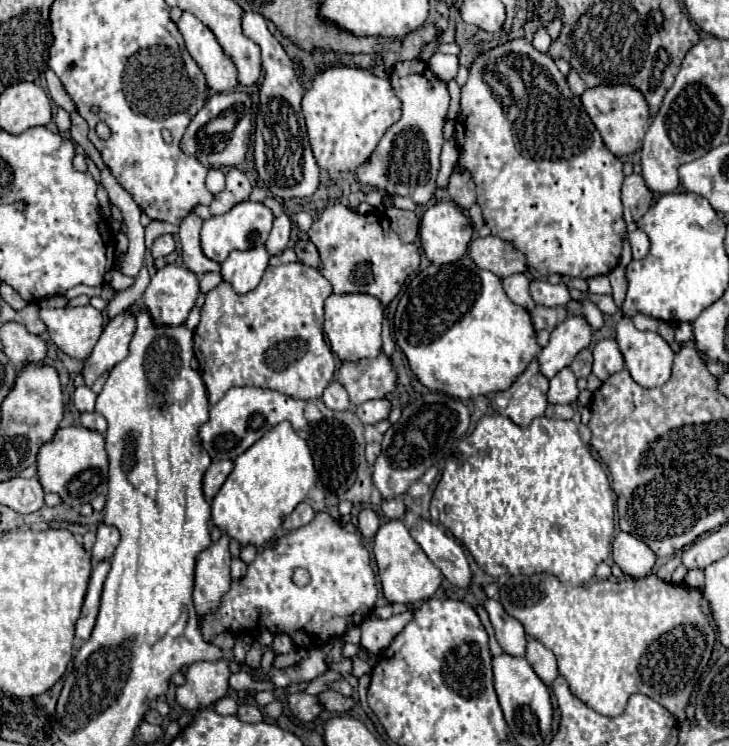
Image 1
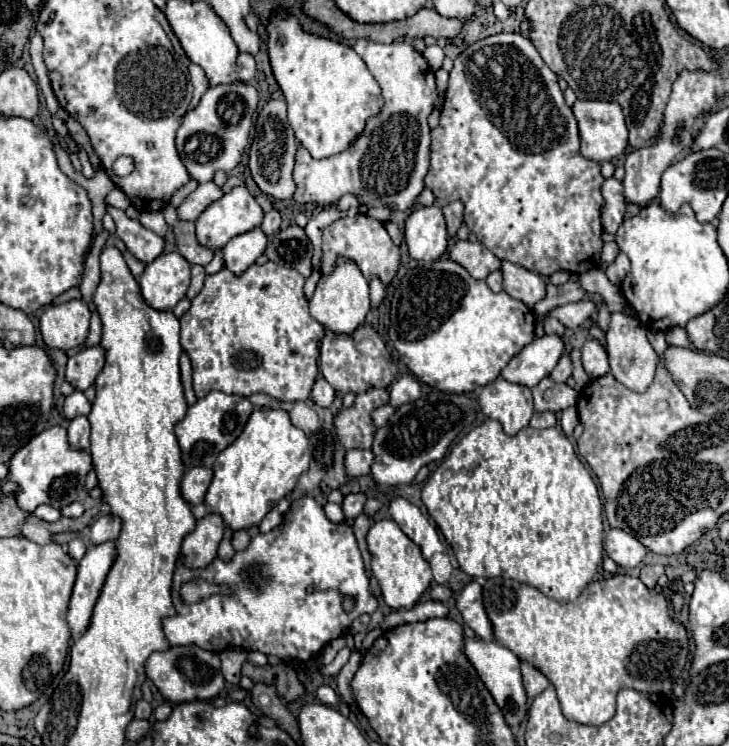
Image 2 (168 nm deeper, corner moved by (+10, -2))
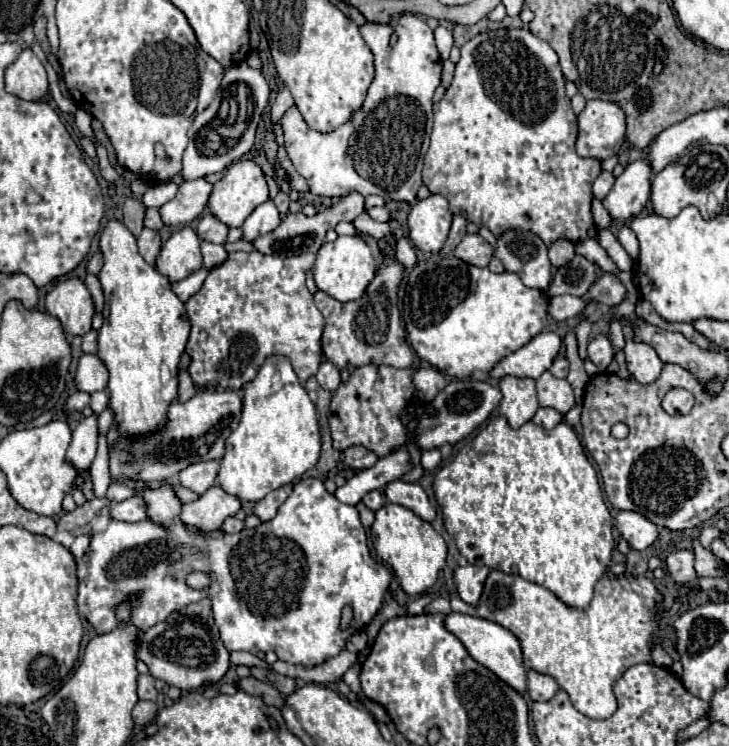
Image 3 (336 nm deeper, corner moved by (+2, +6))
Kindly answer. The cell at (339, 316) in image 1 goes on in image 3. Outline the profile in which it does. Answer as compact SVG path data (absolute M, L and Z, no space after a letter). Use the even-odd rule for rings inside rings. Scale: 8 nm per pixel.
M338 235L336 241L326 241L318 249L316 261L312 265L316 287L330 293L338 301L354 301L354 297L362 297L362 289L366 289L366 285L374 279L374 271L376 259L372 255L372 247L362 235Z

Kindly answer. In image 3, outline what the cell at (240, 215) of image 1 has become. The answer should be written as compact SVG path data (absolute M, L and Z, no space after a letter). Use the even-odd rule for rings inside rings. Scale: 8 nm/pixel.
M242 159L242 161L234 161L228 167L228 171L224 173L224 177L214 183L214 189L212 189L210 201L208 201L208 209L220 221L226 221L228 227L240 227L246 221L246 217L266 199L268 199L268 185L266 185L260 165L254 163L252 159Z

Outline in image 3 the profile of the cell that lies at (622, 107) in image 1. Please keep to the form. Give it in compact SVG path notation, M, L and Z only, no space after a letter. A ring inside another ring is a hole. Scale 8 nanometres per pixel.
M588 101L578 115L576 151L580 157L604 161L618 153L624 143L626 119L618 105L608 101Z

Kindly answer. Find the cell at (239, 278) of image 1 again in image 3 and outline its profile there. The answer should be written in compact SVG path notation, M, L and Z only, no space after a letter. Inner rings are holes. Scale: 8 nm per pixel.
M268 199L268 201L264 201L262 205L258 205L258 207L248 215L248 219L244 221L244 225L242 225L244 239L246 239L246 241L252 241L254 237L260 237L260 235L266 235L266 233L274 231L278 225L280 225L278 209L276 209L274 201Z

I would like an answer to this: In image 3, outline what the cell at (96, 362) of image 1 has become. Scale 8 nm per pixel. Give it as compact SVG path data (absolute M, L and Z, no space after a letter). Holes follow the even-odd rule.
M82 355L76 371L76 387L78 391L94 393L102 391L108 385L108 373L98 355Z

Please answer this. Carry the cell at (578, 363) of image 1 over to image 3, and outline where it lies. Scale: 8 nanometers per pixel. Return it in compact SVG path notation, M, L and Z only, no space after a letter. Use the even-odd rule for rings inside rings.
M558 357L558 359L554 359L554 363L550 365L550 369L548 369L556 379L566 379L566 375L568 375L568 361L564 359L564 357Z

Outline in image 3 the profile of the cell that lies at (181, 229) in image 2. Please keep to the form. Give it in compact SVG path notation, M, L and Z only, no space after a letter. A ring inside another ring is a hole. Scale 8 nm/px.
M208 213L208 215L200 217L196 231L198 231L200 239L206 239L206 241L212 241L212 243L224 243L226 235L228 235L228 225L222 223L218 217Z

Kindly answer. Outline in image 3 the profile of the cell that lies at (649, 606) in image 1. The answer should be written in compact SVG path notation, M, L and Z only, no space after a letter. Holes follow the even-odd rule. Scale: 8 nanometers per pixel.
M490 571L484 591L476 607L472 605L456 605L454 611L470 613L476 617L490 619L508 631L512 631L522 647L524 667L534 669L538 673L550 675L556 679L560 689L564 689L572 701L572 705L590 719L606 719L616 711L616 697L612 693L612 685L622 673L636 663L652 661L650 647L656 643L658 631L658 617L656 617L656 603L662 603L654 583L646 577L602 577L594 589L594 597L588 609L572 609L564 605L556 595L548 589L524 581L518 575L506 575L502 571Z

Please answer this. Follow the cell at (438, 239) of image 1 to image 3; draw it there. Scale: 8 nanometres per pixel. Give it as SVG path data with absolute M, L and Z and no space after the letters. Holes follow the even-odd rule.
M430 195L418 201L408 215L408 235L420 251L438 253L448 237L452 225L452 211L442 195Z

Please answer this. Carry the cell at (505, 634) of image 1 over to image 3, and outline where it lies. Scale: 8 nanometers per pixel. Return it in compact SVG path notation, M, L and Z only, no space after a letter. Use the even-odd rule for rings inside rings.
M458 565L454 569L454 583L462 601L466 601L468 605L478 603L488 573L490 573L488 567L478 567L478 565L464 565L464 567Z

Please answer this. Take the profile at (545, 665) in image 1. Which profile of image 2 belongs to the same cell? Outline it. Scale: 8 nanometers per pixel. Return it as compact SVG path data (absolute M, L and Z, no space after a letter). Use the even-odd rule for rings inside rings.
M522 661L522 679L524 679L524 687L526 687L526 693L528 693L528 697L536 697L536 695L540 695L548 685L550 685L550 681L548 681L548 677L538 669L538 667L534 667L532 663L526 663L526 661Z

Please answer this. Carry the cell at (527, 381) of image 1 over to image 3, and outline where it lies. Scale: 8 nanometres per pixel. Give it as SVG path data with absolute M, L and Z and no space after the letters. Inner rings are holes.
M502 377L500 379L500 391L502 391L502 403L498 411L508 419L512 429L522 427L528 423L536 409L536 381L534 379L520 379L520 377Z

